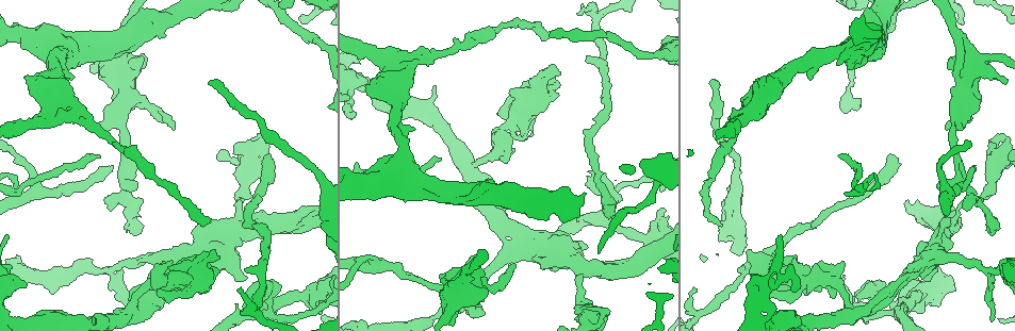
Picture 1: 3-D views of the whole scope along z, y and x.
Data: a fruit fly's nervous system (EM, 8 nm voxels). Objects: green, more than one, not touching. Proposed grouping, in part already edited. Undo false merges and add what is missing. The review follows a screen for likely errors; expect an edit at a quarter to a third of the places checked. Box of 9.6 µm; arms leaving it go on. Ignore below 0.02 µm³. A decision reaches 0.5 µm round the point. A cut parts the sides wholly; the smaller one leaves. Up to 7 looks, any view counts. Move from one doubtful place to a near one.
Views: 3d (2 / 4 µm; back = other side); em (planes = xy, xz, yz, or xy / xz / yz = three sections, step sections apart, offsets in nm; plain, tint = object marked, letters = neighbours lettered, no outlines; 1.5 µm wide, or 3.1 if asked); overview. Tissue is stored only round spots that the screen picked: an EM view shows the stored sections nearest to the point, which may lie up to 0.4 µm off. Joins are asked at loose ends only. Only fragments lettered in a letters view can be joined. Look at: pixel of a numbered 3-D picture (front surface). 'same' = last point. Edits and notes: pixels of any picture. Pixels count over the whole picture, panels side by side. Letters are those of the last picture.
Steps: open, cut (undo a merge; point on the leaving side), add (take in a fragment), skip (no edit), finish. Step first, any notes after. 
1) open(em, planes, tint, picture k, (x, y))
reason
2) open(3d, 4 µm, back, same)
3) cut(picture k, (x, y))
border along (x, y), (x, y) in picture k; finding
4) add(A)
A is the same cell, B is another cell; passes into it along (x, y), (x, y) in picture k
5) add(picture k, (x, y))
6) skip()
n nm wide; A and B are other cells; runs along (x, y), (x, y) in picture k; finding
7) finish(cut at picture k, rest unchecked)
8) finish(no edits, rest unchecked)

open(em, xz, step 8, tint, picture 1, (890, 156))
thick end

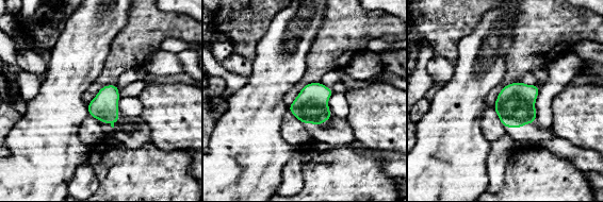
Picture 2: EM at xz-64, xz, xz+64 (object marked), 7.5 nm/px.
open(em, planes, tint, same)
another direction

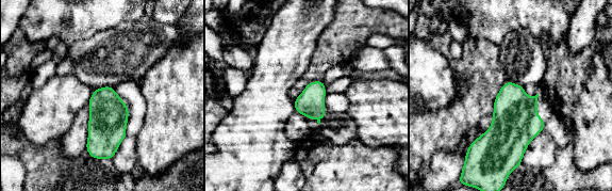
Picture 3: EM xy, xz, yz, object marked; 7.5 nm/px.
open(em, planes, letters, same)
what lies round it

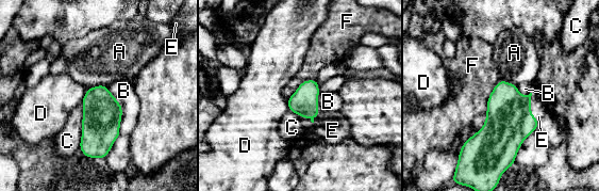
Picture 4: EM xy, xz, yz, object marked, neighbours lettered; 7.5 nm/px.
add(E)
E is the same cell, A, B, C, D and F are other cells; passes into it along (509, 121), (530, 107), (538, 108) in picture 4; it goes on there

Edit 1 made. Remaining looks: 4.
open(em, planes, plain, picture 1, (471, 310))
abrupt turn

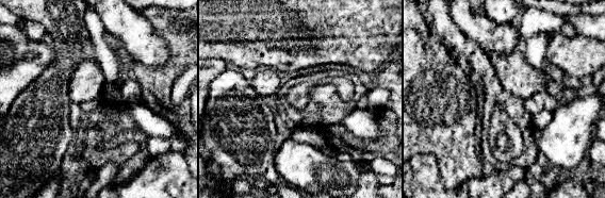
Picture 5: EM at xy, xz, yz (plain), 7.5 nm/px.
open(em, planes, letters, same)

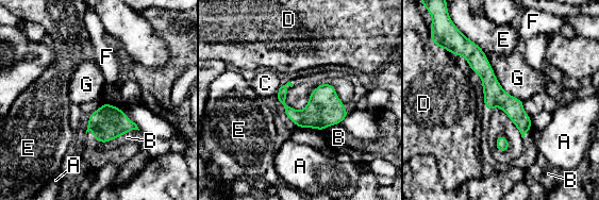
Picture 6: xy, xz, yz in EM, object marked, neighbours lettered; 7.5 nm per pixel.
skip()
A, B, C, D, E, F and G are other cells; runs along (471, 46), (492, 88), (528, 128) in picture 6; all the same cell

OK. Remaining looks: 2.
open(em, xz, step 4, tint, picture 1, (243, 188))
sudden change in width

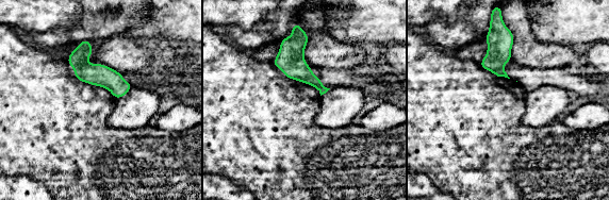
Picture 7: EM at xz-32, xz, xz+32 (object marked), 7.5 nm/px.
open(em, planes, letters, same)
another direction

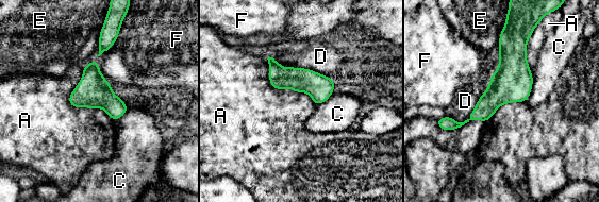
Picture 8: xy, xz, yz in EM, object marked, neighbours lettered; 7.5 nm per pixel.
skip()
A, C, D, E and F are other cells; continuous, no second cell

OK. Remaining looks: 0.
finish(add at picture 4, rest unchecked)

